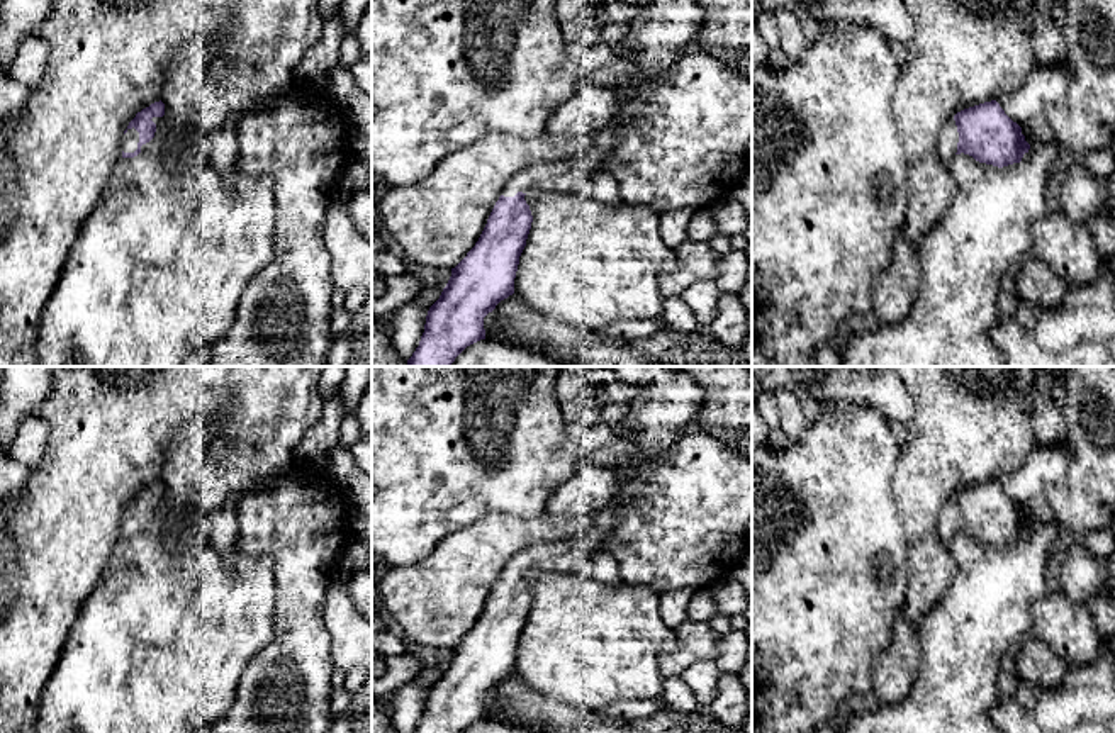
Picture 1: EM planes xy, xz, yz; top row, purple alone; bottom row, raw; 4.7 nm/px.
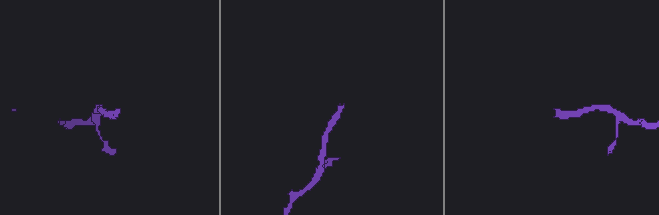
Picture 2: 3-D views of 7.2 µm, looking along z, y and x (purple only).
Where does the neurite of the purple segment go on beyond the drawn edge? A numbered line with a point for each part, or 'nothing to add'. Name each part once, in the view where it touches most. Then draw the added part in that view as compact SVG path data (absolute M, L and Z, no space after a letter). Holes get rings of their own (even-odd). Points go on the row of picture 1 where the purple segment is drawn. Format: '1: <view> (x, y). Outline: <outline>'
1: xy (129, 141). Outline: M132 127L127 129L126 134L122 134L122 151L124 153L134 153L137 149L137 143L139 143L139 132Z

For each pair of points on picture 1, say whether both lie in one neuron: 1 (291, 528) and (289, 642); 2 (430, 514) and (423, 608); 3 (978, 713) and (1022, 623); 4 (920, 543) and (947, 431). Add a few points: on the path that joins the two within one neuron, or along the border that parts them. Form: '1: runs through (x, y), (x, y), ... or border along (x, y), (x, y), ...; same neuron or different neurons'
1: runs through (294, 557), (294, 613); same neuron
2: border along (457, 531), (452, 531), (416, 562), (389, 569); different neurons
3: runs through (978, 689), (978, 660), (998, 640); same neuron
4: runs through (920, 516), (920, 489), (939, 458); same neuron

